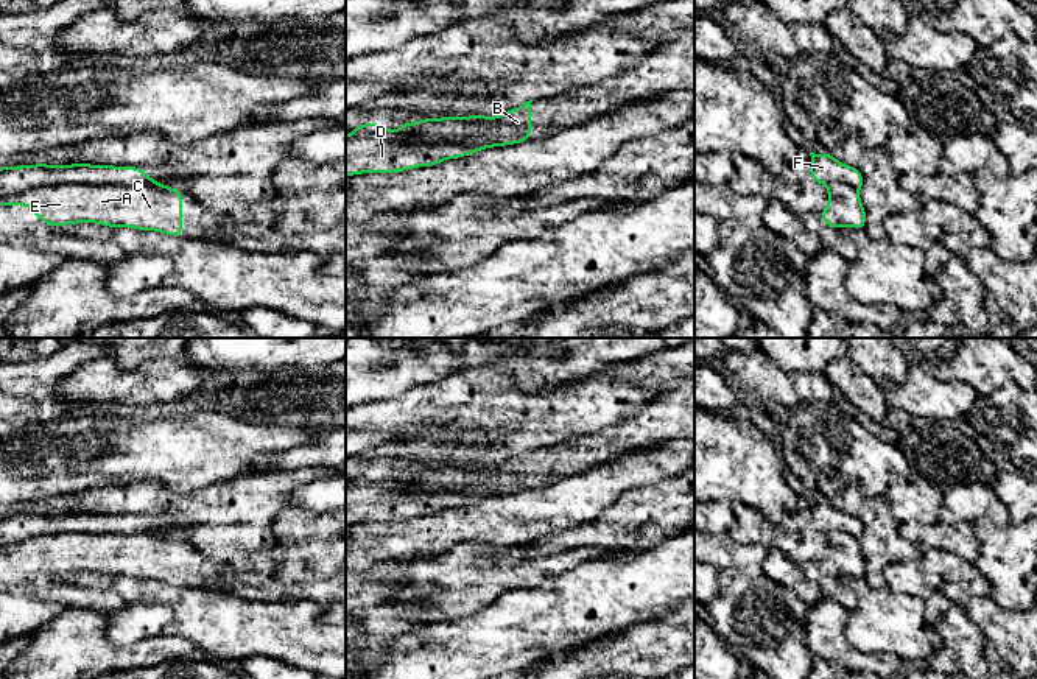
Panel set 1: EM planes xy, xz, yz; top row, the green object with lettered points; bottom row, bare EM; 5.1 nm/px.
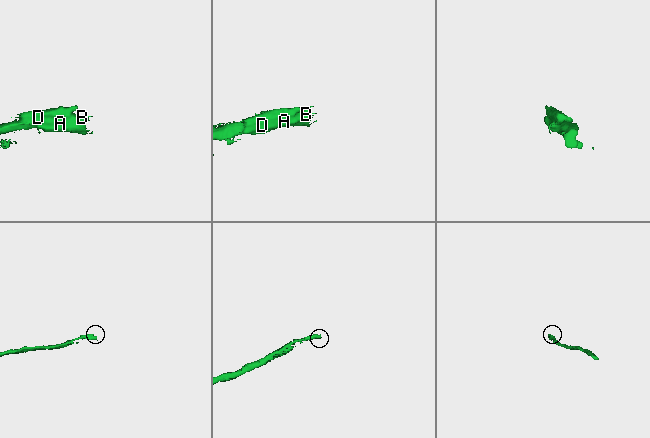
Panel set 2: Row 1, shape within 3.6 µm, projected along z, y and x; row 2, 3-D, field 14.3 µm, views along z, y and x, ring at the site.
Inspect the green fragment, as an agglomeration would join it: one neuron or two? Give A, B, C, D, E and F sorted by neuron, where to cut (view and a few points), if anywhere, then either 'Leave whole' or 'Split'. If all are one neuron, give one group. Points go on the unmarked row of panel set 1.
Groups: A B C E / D F. Split along xz (488, 467), (416, 477), (399, 488). Split

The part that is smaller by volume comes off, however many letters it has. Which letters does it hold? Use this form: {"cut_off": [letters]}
{"cut_off": ["D", "F"]}

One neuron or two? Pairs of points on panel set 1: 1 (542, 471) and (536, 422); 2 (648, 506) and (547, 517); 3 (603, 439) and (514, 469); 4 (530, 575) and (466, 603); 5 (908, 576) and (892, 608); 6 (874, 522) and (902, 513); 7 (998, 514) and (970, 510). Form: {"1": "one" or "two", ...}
{"1": "two", "2": "two", "3": "one", "4": "one", "5": "two", "6": "two", "7": "one"}

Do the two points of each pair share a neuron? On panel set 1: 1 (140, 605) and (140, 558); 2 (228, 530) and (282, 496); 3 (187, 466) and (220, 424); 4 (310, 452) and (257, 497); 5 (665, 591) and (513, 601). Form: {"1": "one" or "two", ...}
{"1": "two", "2": "one", "3": "one", "4": "two", "5": "one"}

